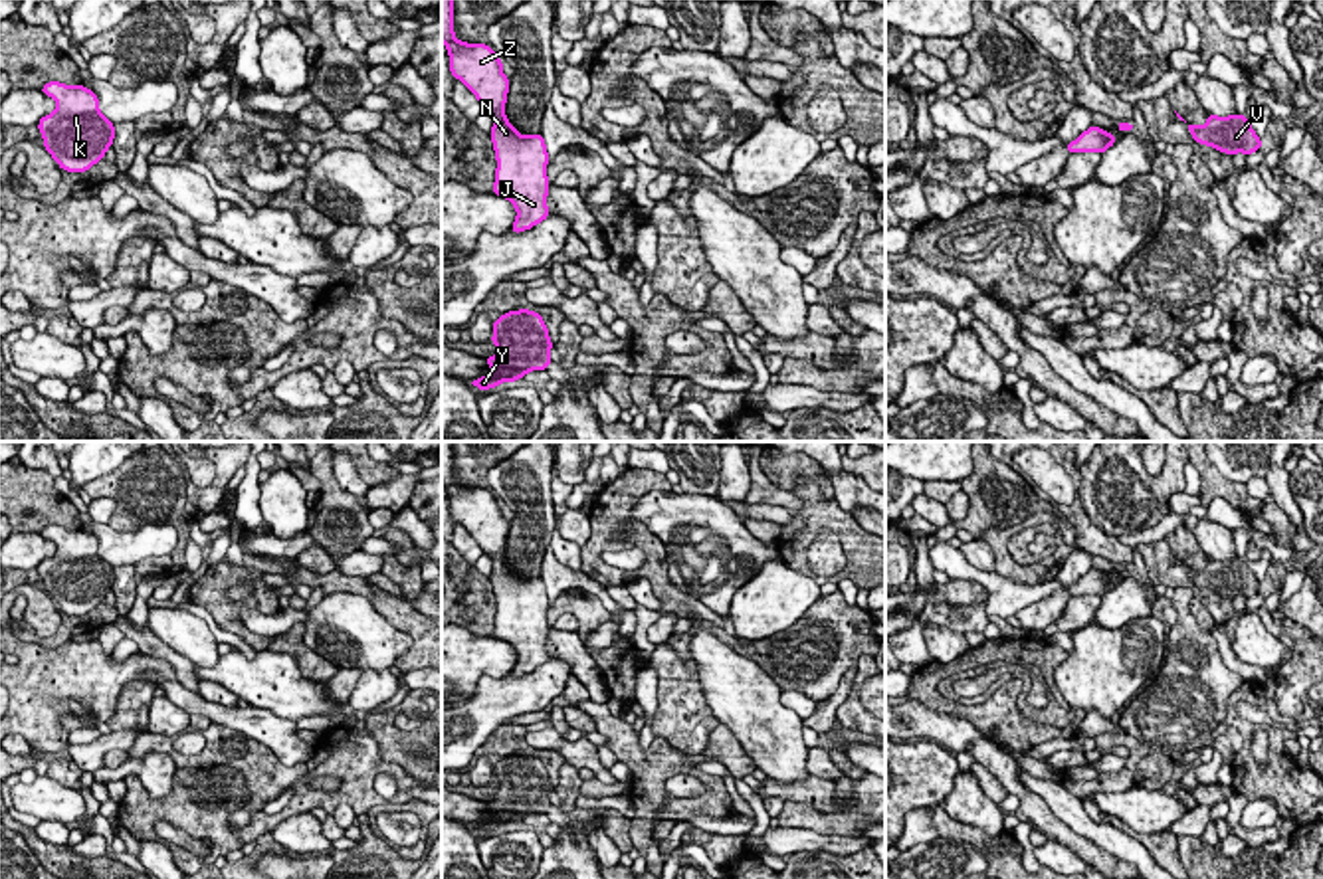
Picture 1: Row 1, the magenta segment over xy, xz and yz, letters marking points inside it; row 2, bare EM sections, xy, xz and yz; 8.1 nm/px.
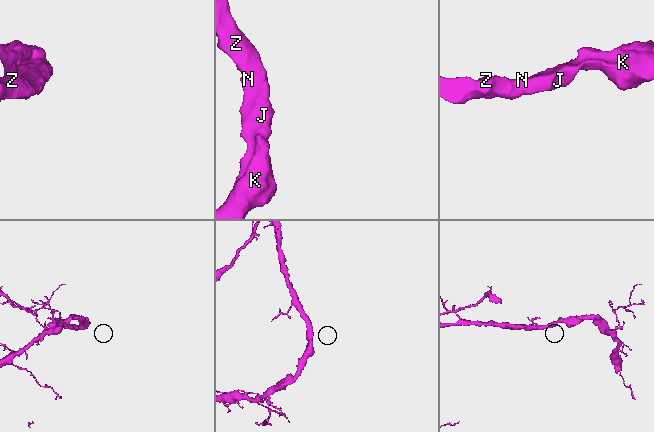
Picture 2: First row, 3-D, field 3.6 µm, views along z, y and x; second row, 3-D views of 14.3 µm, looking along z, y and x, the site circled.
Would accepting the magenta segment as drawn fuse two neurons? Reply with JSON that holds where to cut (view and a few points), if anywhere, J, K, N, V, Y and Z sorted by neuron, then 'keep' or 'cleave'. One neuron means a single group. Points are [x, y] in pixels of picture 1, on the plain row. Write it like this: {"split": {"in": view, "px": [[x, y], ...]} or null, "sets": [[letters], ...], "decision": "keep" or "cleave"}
{"split": null, "sets": [["J", "K", "N", "V", "Y", "Z"]], "decision": "keep"}

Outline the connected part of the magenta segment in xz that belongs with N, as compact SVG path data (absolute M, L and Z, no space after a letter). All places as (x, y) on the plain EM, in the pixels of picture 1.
M442 441L442 485L450 497L450 517L467 529L493 560L489 576L497 602L493 637L507 641L517 661L513 677L531 673L549 661L549 596L543 578L521 580L505 560L509 521L503 505L483 487L465 487L454 479L454 441Z

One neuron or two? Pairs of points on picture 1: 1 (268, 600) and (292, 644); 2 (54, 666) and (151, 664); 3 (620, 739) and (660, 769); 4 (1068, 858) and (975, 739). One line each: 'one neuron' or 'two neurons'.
1: two neurons
2: one neuron
3: one neuron
4: two neurons

